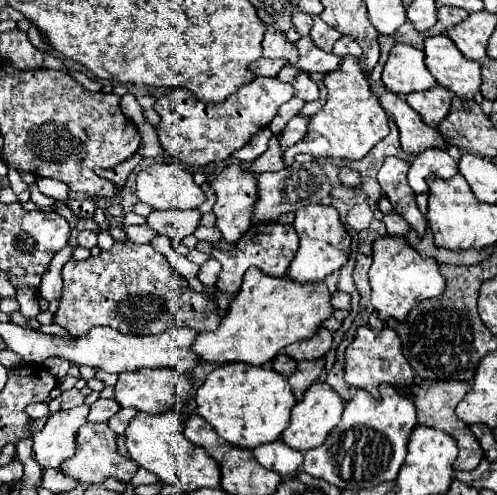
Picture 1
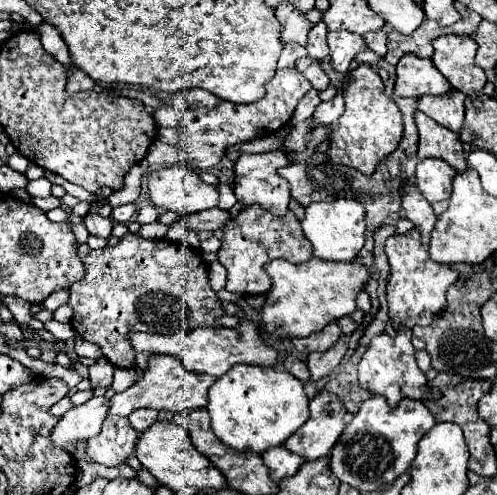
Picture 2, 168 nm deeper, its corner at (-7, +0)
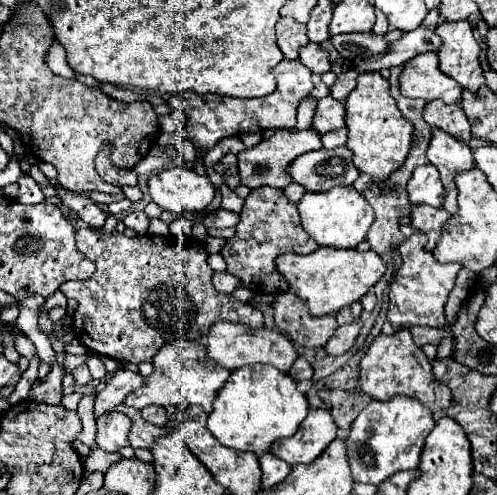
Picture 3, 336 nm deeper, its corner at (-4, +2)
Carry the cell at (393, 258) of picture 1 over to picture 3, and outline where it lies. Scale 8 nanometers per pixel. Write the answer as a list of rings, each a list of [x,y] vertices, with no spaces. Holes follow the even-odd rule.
[[[420,234],[410,236],[406,242],[400,244],[402,266],[390,284],[390,306],[388,306],[388,322],[394,330],[408,328],[408,326],[430,326],[442,328],[444,326],[444,306],[448,300],[450,290],[454,288],[456,274],[462,266],[456,264],[440,264],[436,258],[424,250],[424,238]]]

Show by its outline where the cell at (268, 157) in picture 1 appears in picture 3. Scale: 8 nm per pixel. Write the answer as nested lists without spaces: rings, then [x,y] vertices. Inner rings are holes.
[[[326,96],[318,102],[316,116],[312,120],[312,128],[320,134],[328,130],[344,128],[344,102],[336,102],[332,96]]]

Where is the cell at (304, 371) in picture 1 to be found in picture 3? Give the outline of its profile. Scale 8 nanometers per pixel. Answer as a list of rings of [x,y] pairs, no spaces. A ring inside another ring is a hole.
[[[360,320],[350,322],[350,324],[344,324],[344,326],[338,326],[336,332],[334,332],[334,336],[326,344],[326,352],[330,356],[338,356],[338,354],[348,352],[354,346],[354,340],[356,340],[360,328],[362,328],[362,322]]]

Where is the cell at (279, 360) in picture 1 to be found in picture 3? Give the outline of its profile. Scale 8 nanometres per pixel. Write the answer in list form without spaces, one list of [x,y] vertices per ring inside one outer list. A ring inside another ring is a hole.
[[[300,356],[300,358],[294,362],[294,366],[292,366],[292,370],[290,370],[290,376],[292,376],[296,382],[310,380],[310,378],[312,378],[312,366]]]

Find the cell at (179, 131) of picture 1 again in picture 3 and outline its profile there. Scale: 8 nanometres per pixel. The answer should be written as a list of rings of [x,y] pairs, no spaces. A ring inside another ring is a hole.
[[[282,60],[274,66],[274,76],[278,82],[276,94],[264,98],[228,98],[216,94],[180,94],[180,108],[186,112],[186,130],[196,142],[200,152],[208,152],[218,140],[226,136],[242,136],[248,132],[262,132],[268,128],[292,128],[296,126],[296,108],[312,92],[312,72],[300,60]]]

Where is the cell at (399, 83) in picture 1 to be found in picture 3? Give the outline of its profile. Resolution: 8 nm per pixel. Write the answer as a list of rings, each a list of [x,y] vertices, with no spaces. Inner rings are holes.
[[[436,52],[420,54],[406,62],[406,68],[400,76],[400,90],[408,98],[442,100],[448,104],[456,104],[462,98],[462,86],[440,72]]]

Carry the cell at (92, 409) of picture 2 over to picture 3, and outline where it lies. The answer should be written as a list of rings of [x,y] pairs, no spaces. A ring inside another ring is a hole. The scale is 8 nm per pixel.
[[[118,370],[112,380],[104,386],[102,392],[98,392],[96,396],[96,416],[102,416],[106,412],[112,412],[118,404],[124,402],[124,398],[128,394],[132,394],[134,390],[138,390],[140,386],[144,386],[146,378],[140,376],[138,372],[130,372],[130,370]]]

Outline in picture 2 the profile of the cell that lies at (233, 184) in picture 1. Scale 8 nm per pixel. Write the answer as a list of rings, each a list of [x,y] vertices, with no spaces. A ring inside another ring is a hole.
[[[283,150],[263,152],[263,154],[243,154],[235,162],[235,182],[233,182],[233,192],[237,200],[243,204],[243,208],[251,204],[259,204],[261,208],[269,210],[273,216],[283,216],[289,210],[291,194],[289,194],[287,182],[277,176],[277,168],[287,164],[289,164],[289,158],[285,156]]]

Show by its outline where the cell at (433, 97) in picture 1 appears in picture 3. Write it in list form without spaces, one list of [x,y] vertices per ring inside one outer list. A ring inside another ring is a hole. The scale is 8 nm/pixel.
[[[432,100],[430,104],[426,104],[424,120],[430,126],[436,126],[462,142],[470,142],[470,138],[472,138],[470,136],[470,122],[468,122],[460,104],[444,104],[444,102]]]

